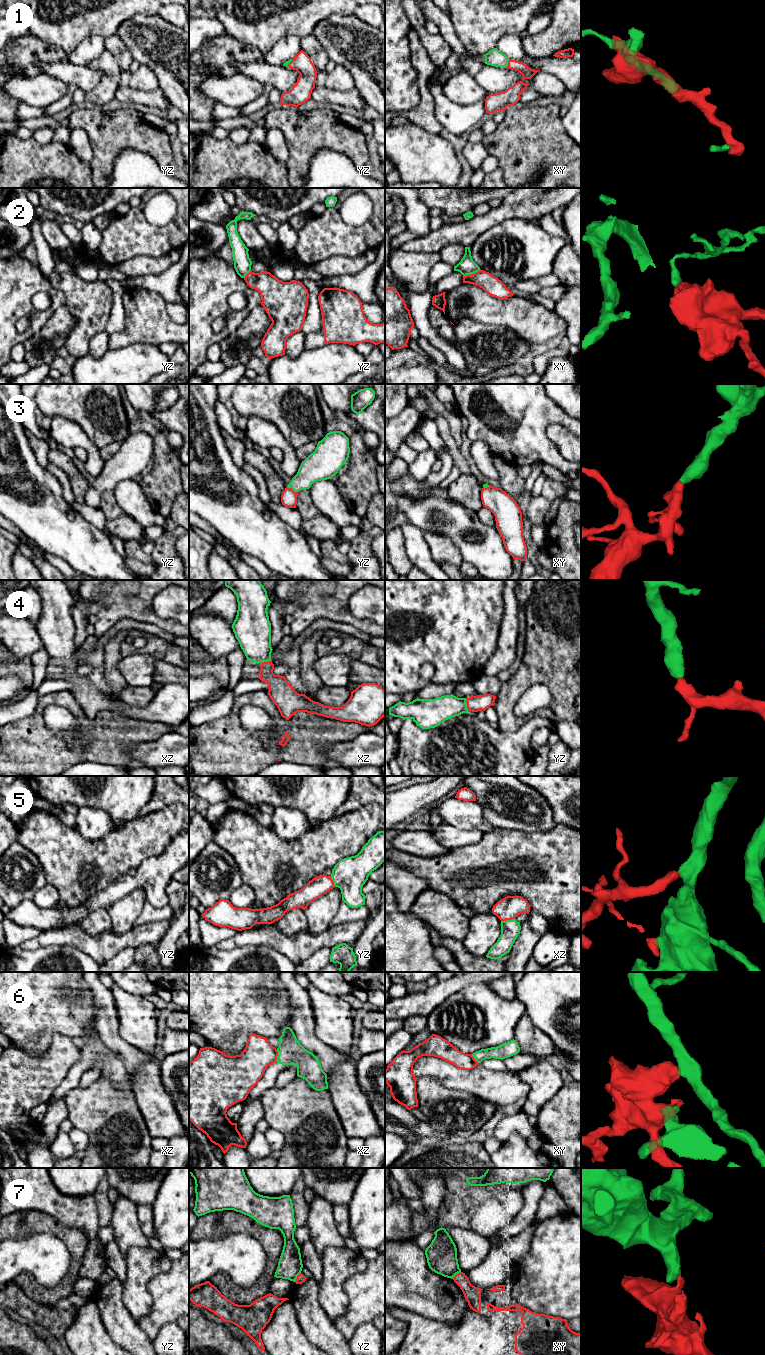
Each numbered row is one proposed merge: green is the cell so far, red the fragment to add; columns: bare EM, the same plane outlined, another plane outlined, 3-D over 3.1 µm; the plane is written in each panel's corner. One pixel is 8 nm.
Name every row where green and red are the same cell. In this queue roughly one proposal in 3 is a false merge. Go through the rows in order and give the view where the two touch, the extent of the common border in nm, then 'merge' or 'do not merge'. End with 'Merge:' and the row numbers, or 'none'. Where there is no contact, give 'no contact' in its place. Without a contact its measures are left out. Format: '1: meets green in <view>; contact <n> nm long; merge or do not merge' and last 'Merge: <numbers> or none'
1: meets green in xy; contact 80 nm long; merge
2: meets green in xy; contact 160 nm long; do not merge
3: meets green in yz; contact 100 nm long; merge
4: meets green in yz; contact 110 nm long; merge
5: meets green in xz; contact 110 nm long; merge
6: meets green in xz; contact 110 nm long; do not merge
7: meets green in yz; contact 90 nm long; do not merge
Merge: 1, 3, 4, 5

